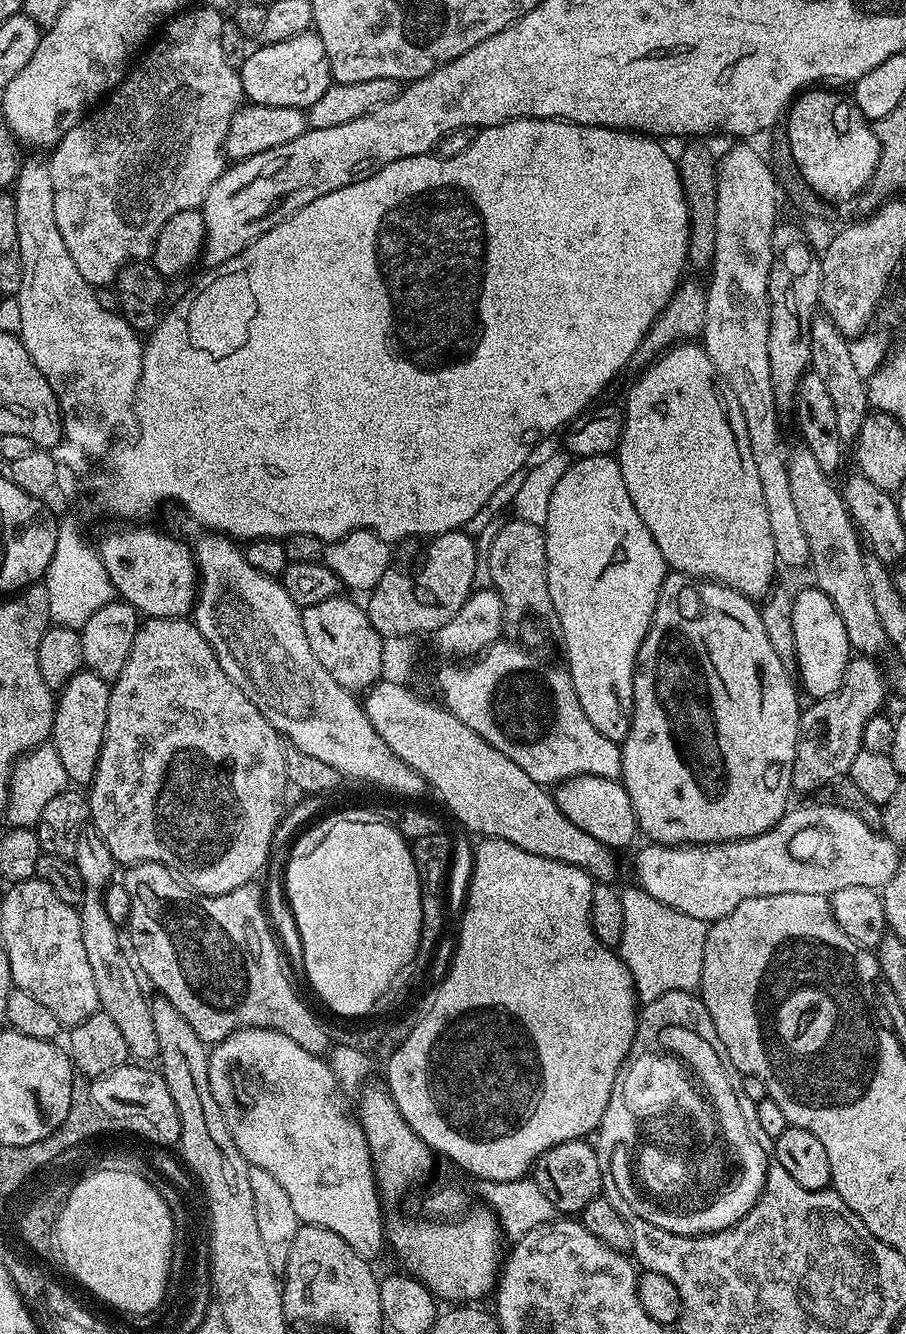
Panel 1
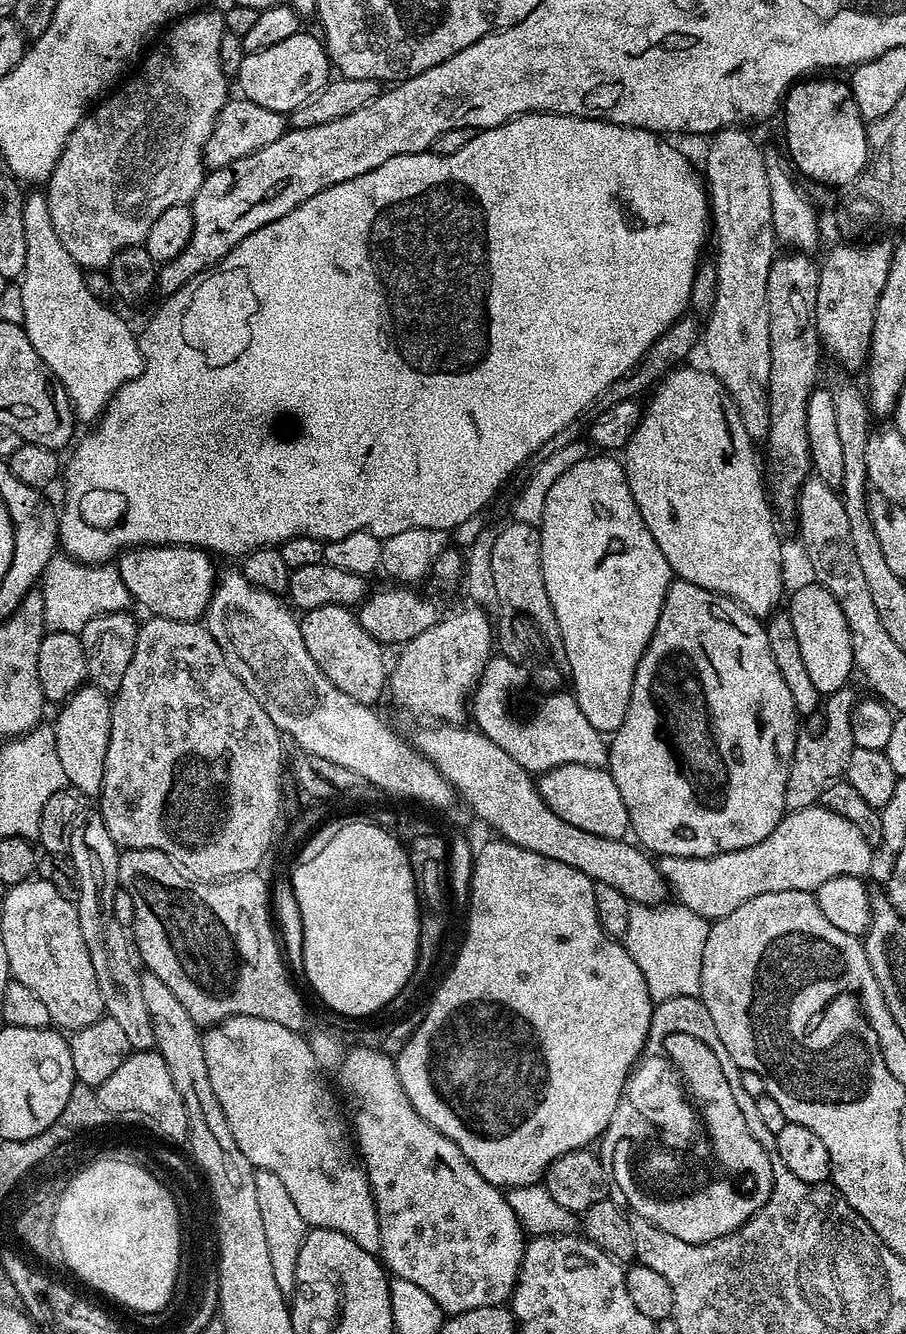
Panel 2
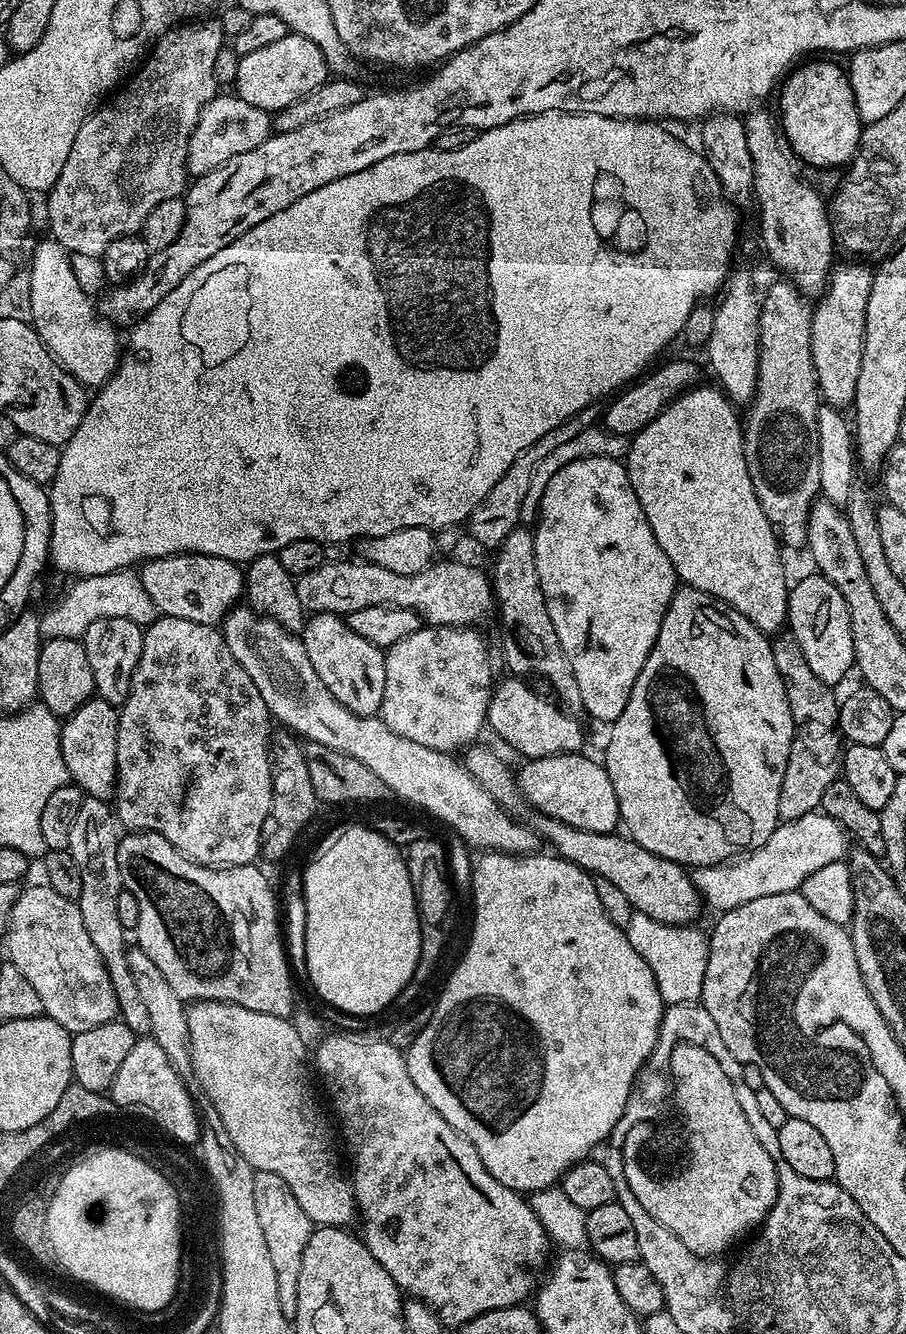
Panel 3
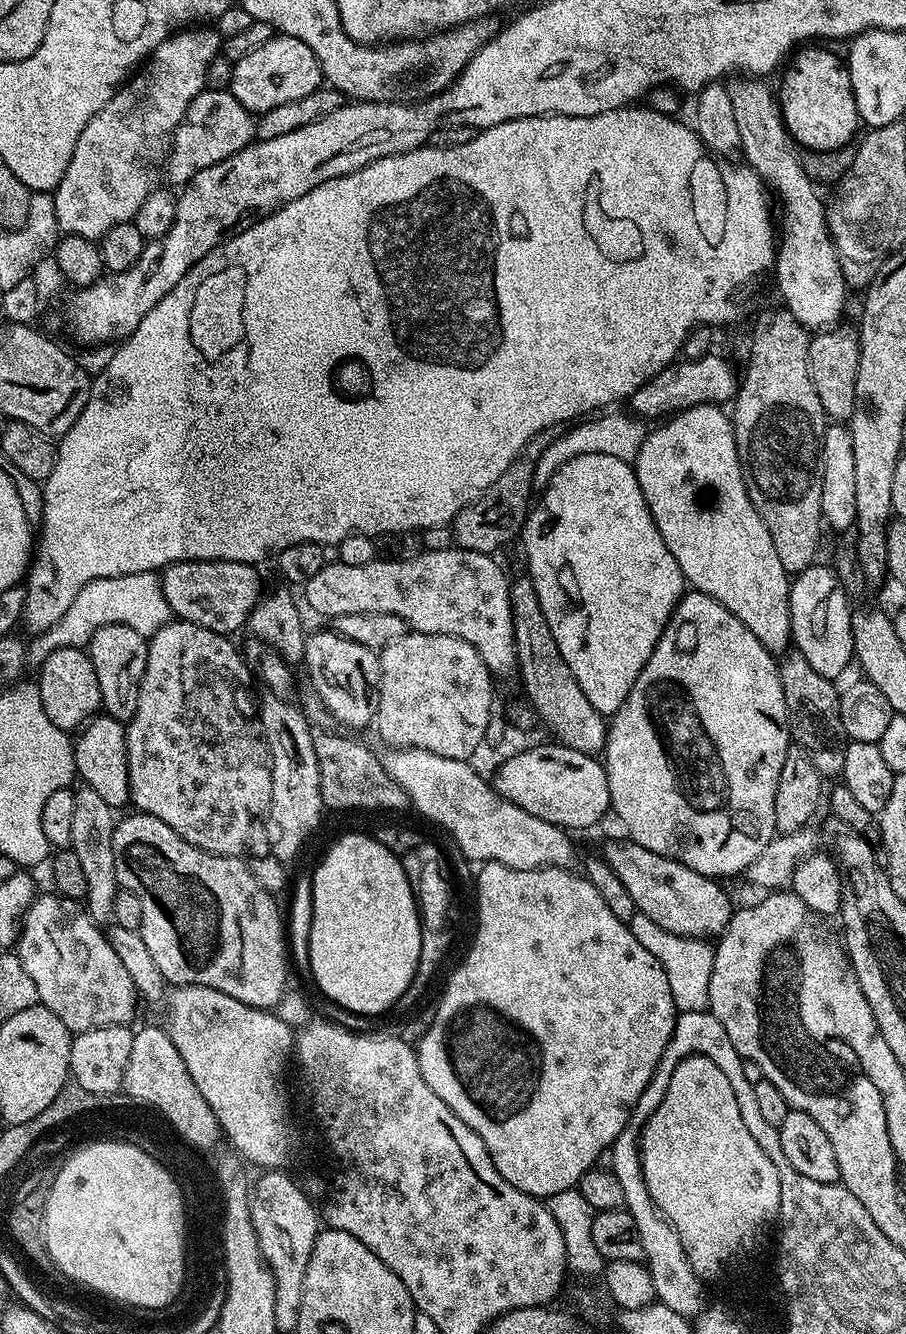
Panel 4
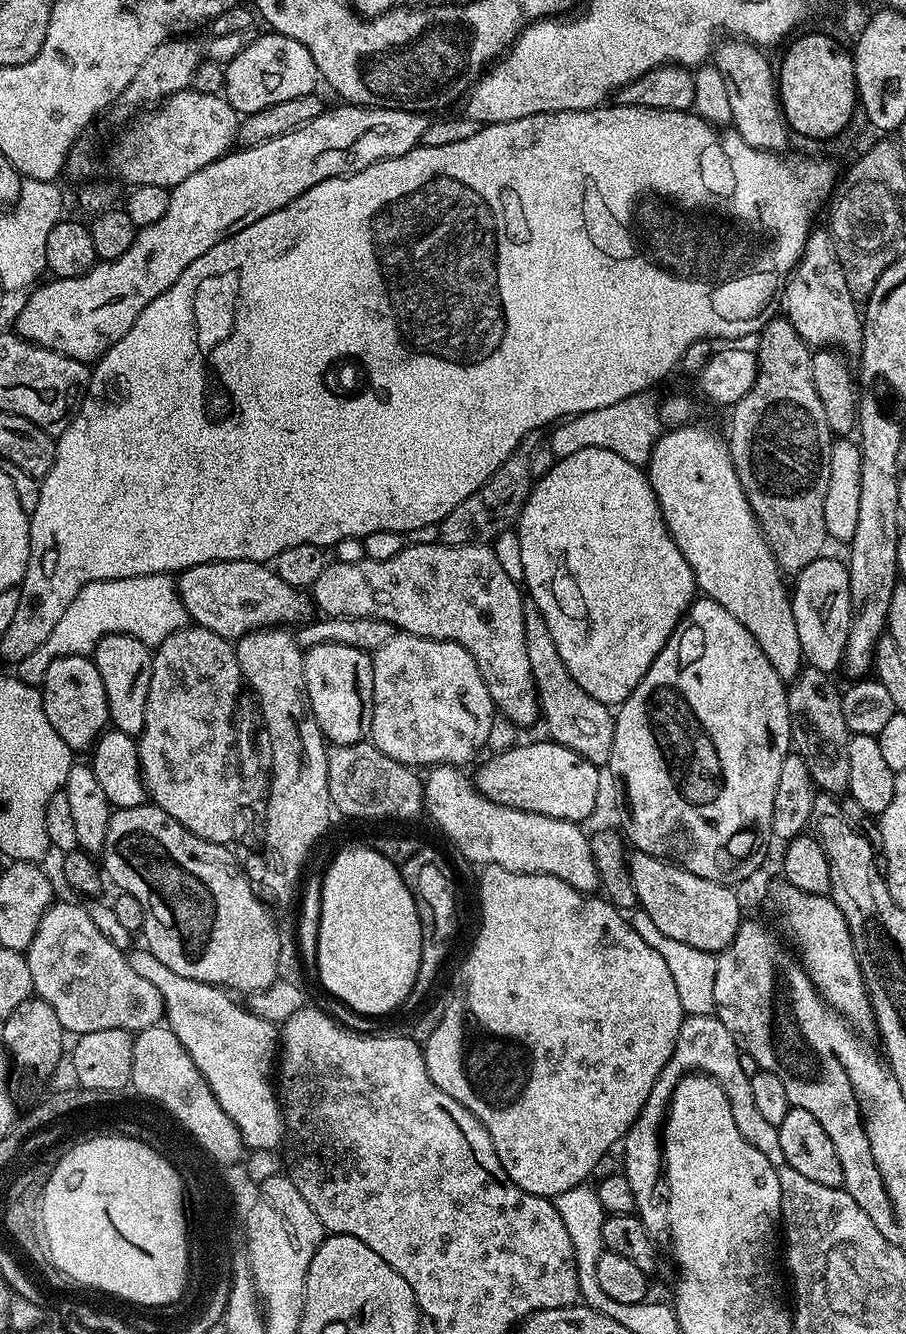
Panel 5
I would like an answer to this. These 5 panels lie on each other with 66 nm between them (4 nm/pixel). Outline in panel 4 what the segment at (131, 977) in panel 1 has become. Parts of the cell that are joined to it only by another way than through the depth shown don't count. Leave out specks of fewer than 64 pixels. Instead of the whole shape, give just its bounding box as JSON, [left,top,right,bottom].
[70,786,118,926]

